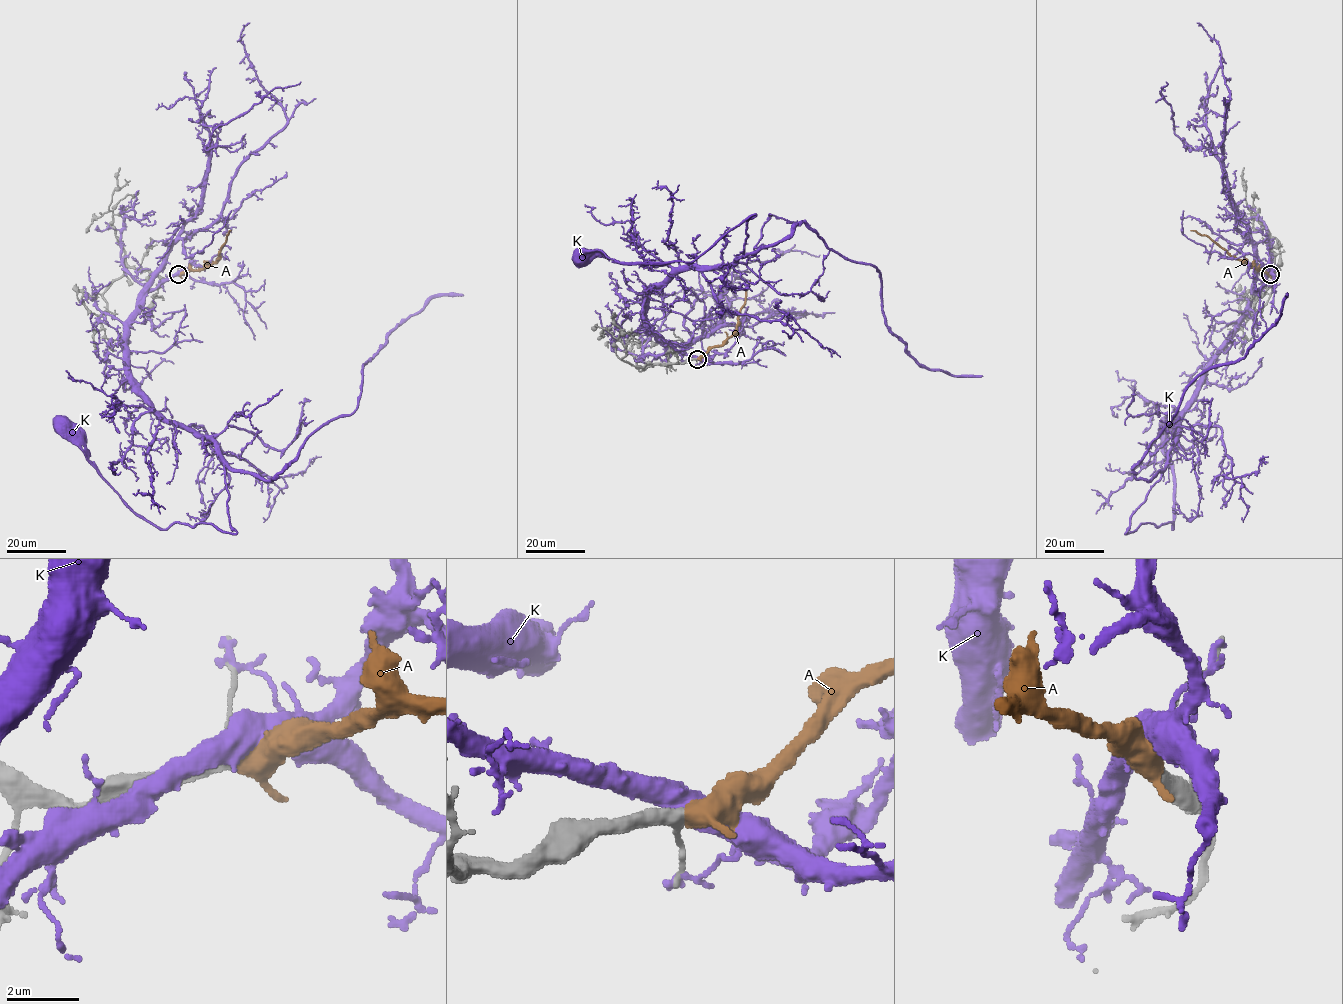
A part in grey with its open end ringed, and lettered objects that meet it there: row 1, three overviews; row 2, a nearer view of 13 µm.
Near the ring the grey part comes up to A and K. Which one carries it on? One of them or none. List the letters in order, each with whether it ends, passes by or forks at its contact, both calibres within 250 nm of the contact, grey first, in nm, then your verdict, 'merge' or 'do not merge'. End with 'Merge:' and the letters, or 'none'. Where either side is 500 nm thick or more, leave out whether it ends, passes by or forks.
A: it passes by; calibres 320 and 440 nm; merge
K: calibres 360 and 600 nm; do not merge
Merge: A

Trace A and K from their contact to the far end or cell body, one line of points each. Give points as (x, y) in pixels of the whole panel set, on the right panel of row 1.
A: (1270, 275), (1232, 257), (1205, 235), (1190, 230)
K: (1270, 274), (1204, 376), (1126, 533), (1141, 524), (1173, 528), (1174, 469), (1161, 448), (1172, 427)

